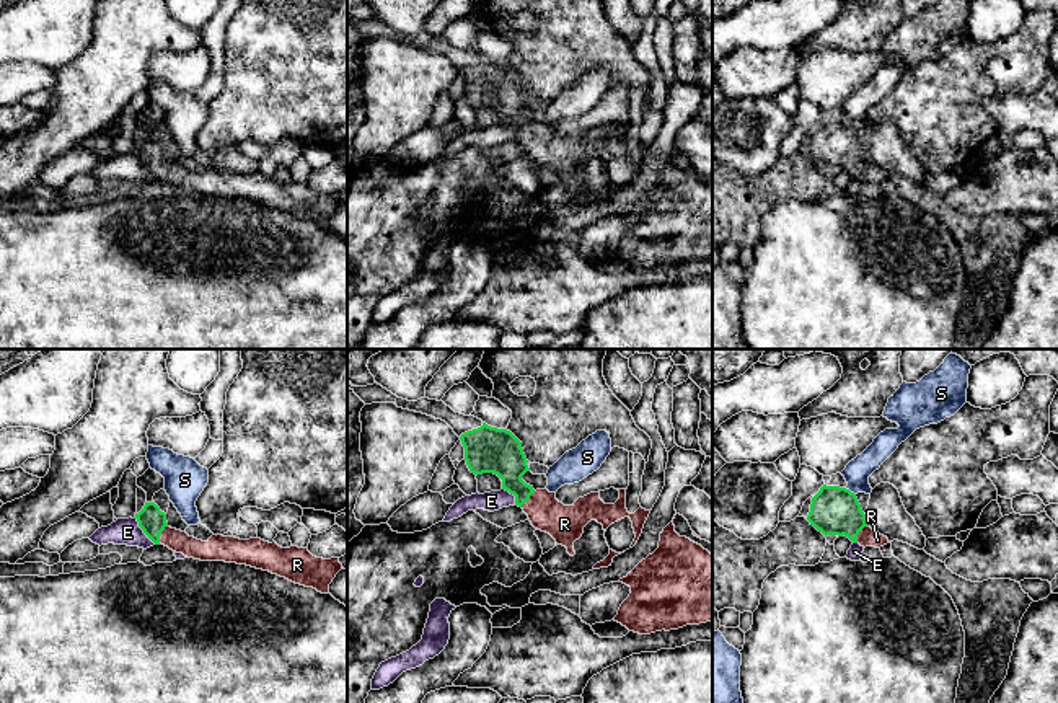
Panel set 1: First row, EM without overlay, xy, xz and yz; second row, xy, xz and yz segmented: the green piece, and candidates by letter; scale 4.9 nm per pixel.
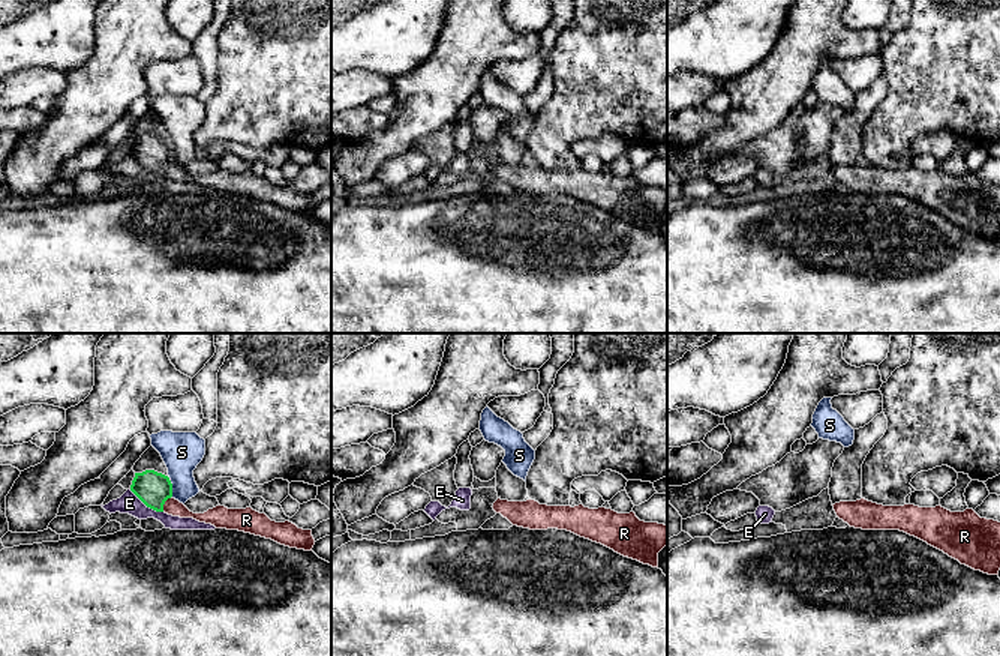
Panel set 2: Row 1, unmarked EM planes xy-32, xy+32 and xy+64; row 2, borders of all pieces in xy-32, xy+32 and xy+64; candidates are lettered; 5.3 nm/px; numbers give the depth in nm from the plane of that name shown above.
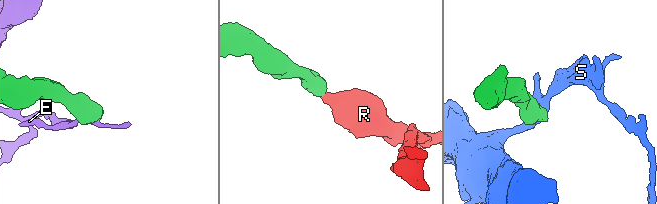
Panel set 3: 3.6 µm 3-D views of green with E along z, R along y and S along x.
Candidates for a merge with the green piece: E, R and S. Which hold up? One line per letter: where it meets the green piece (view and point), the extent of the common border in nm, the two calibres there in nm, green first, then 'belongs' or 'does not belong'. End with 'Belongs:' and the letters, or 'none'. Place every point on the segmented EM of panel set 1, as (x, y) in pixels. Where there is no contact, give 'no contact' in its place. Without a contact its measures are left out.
E: contact xy (142, 529); length 170 nm; calibres 140 and 130 nm; does not belong
R: contact xy (160, 534); length 100 nm; calibres 140 and 110 nm; belongs
S: contact yz (848, 490); length 70 nm; calibres 240 and 130 nm; does not belong
Belongs: R

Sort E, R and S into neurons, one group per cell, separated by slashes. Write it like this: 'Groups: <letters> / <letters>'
Groups: E / R / S

